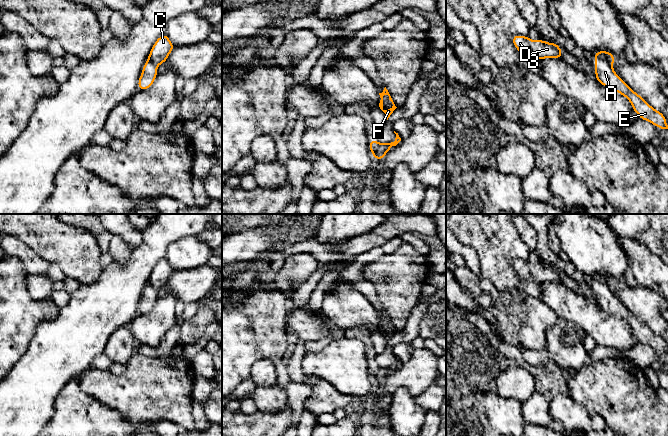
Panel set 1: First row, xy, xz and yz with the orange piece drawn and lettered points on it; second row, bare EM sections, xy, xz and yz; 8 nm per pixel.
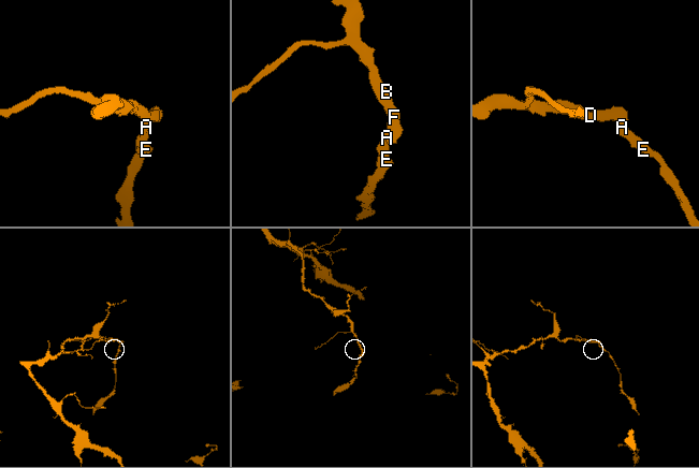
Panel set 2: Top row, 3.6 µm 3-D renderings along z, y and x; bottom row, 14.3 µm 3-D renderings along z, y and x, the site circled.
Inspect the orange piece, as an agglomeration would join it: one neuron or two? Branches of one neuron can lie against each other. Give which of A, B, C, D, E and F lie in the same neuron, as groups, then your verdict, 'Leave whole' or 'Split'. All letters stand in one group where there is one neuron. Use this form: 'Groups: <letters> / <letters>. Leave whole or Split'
Groups: A E / B C D F. Split

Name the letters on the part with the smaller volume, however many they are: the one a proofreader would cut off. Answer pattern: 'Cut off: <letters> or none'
Cut off: A, E

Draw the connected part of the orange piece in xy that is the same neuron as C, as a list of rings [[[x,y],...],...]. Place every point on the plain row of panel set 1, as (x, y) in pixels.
[[[167,258],[161,259],[154,267],[148,284],[156,288],[157,290],[166,286],[169,281],[170,276],[175,272],[175,270],[170,266]]]

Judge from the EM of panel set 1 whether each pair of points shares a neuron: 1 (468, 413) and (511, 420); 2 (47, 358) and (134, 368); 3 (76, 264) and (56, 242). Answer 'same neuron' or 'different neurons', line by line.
1: same neuron
2: different neurons
3: same neuron

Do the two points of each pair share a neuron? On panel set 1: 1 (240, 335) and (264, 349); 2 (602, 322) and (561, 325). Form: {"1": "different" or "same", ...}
{"1": "same", "2": "different"}

